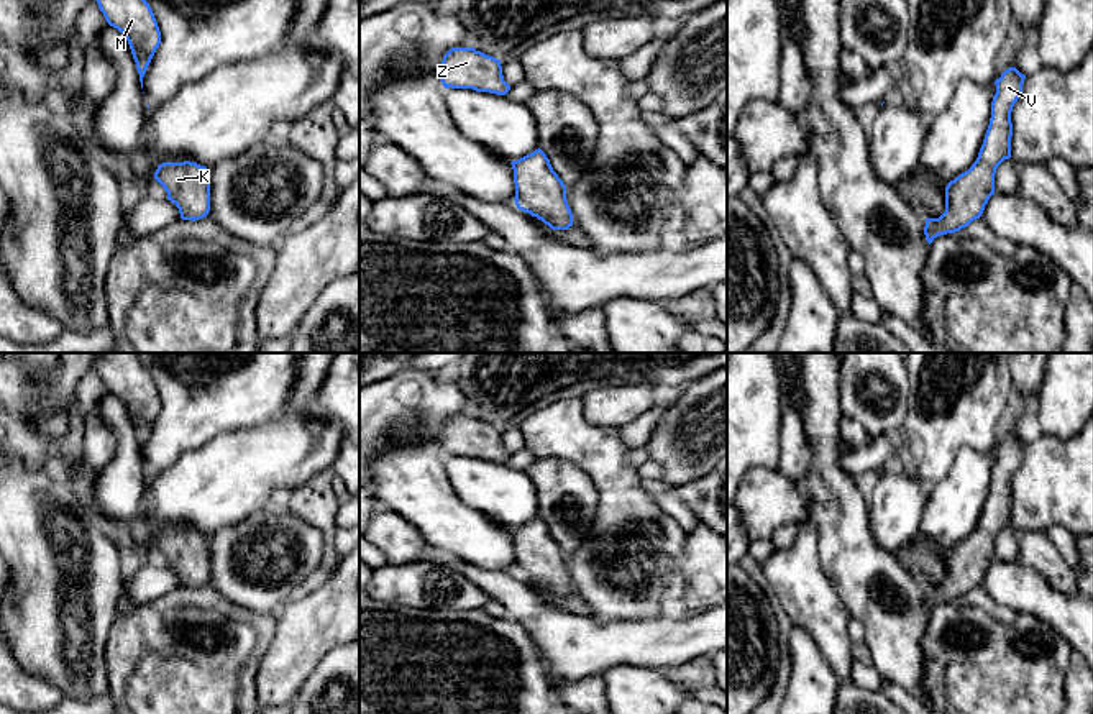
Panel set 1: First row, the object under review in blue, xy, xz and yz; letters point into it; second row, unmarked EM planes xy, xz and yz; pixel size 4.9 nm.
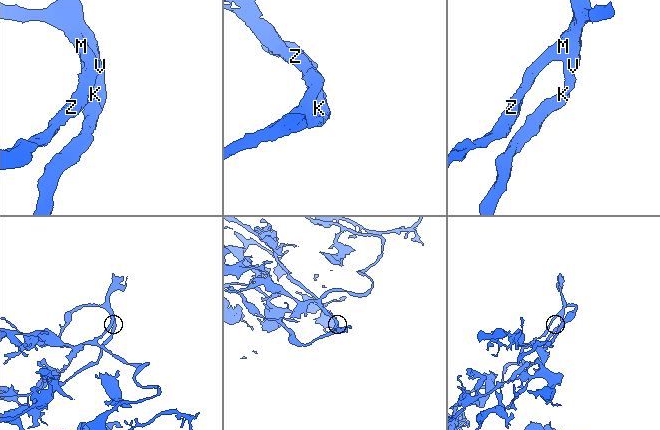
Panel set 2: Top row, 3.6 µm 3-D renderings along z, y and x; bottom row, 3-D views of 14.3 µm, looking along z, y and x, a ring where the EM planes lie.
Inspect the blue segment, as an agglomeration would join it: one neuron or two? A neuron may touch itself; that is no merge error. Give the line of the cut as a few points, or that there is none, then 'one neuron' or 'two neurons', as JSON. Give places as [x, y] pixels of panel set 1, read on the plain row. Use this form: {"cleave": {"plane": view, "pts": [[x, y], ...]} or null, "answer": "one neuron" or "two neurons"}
{"cleave": null, "answer": "one neuron"}

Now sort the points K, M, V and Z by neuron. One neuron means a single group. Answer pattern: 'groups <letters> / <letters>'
groups K M V Z

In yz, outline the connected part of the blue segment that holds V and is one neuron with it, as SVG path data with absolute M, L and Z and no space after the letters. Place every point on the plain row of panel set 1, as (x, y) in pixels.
M1016 435L1006 437L995 448L990 492L972 535L945 555L945 579L939 586L926 586L924 602L931 612L937 604L960 599L980 586L995 561L998 533L1011 525L1011 479L1022 460L1026 443Z

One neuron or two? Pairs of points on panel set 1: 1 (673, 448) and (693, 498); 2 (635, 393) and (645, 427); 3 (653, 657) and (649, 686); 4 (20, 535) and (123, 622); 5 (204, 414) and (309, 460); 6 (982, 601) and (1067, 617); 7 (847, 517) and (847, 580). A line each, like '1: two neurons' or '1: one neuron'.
1: two neurons
2: two neurons
3: two neurons
4: two neurons
5: two neurons
6: two neurons
7: one neuron

